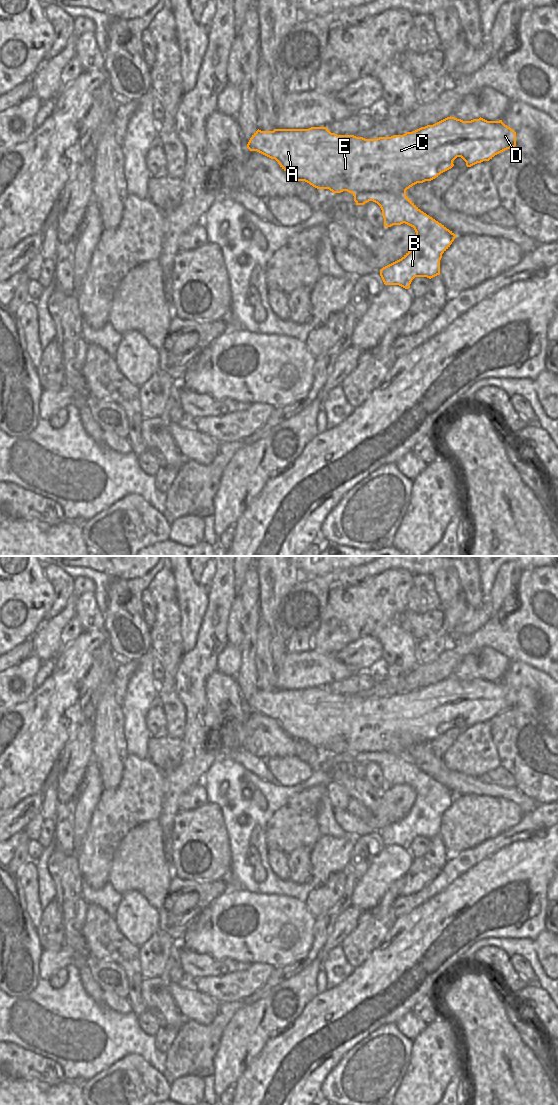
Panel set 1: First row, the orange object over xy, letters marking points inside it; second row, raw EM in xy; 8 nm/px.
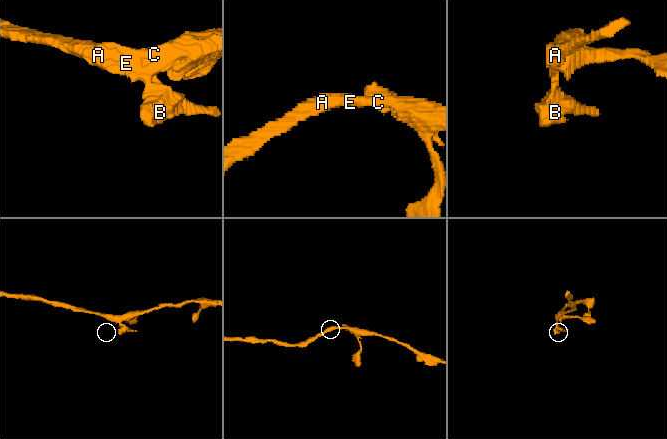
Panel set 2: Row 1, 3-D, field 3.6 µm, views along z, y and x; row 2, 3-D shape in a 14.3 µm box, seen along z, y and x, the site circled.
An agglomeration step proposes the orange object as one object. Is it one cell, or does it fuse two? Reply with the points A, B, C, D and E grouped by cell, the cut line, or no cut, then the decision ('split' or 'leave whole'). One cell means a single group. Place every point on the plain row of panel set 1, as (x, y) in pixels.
A C D E / B | xy (352, 753), (360, 751), (388, 751), (405, 755) | split

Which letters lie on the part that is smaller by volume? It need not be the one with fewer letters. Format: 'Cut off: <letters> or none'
Cut off: B

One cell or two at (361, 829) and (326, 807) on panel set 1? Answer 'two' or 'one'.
two

